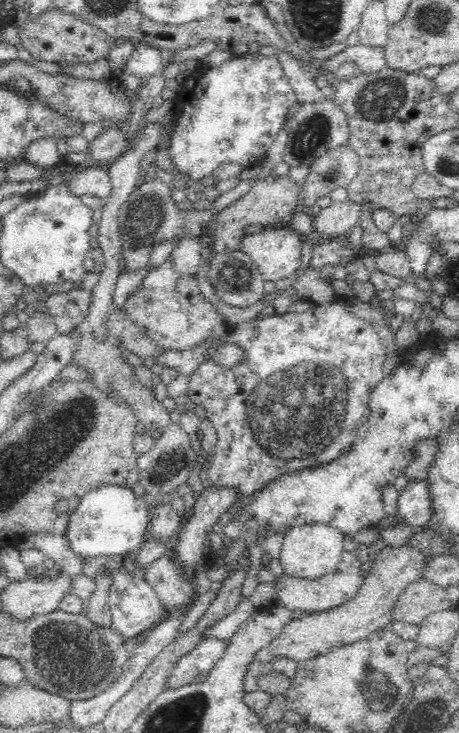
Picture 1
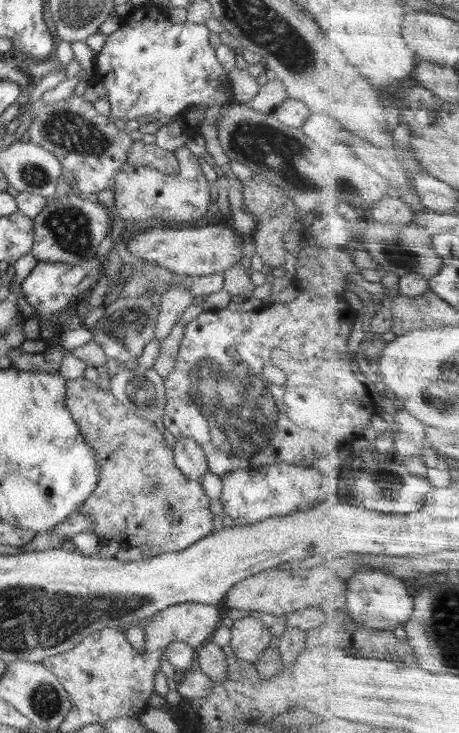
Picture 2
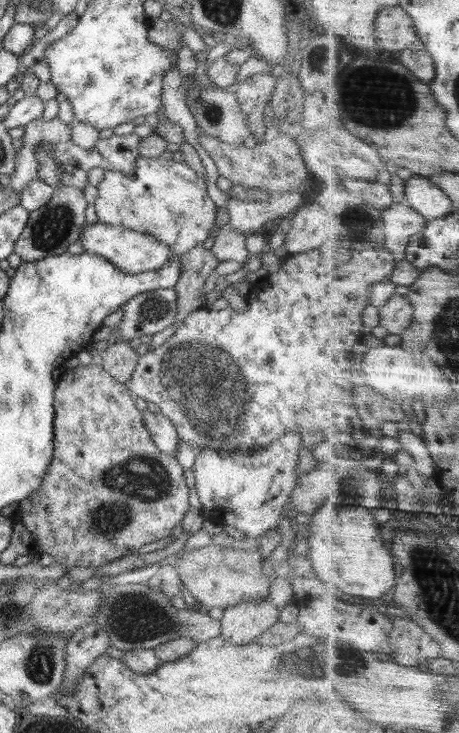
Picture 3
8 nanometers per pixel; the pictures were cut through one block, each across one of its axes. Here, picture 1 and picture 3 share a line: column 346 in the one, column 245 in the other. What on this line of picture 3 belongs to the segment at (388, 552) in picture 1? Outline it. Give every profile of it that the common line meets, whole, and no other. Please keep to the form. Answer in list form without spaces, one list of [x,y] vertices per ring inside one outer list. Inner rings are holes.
[[[254,599],[224,609],[221,638],[228,644],[256,643],[279,621],[279,610],[268,599]]]

